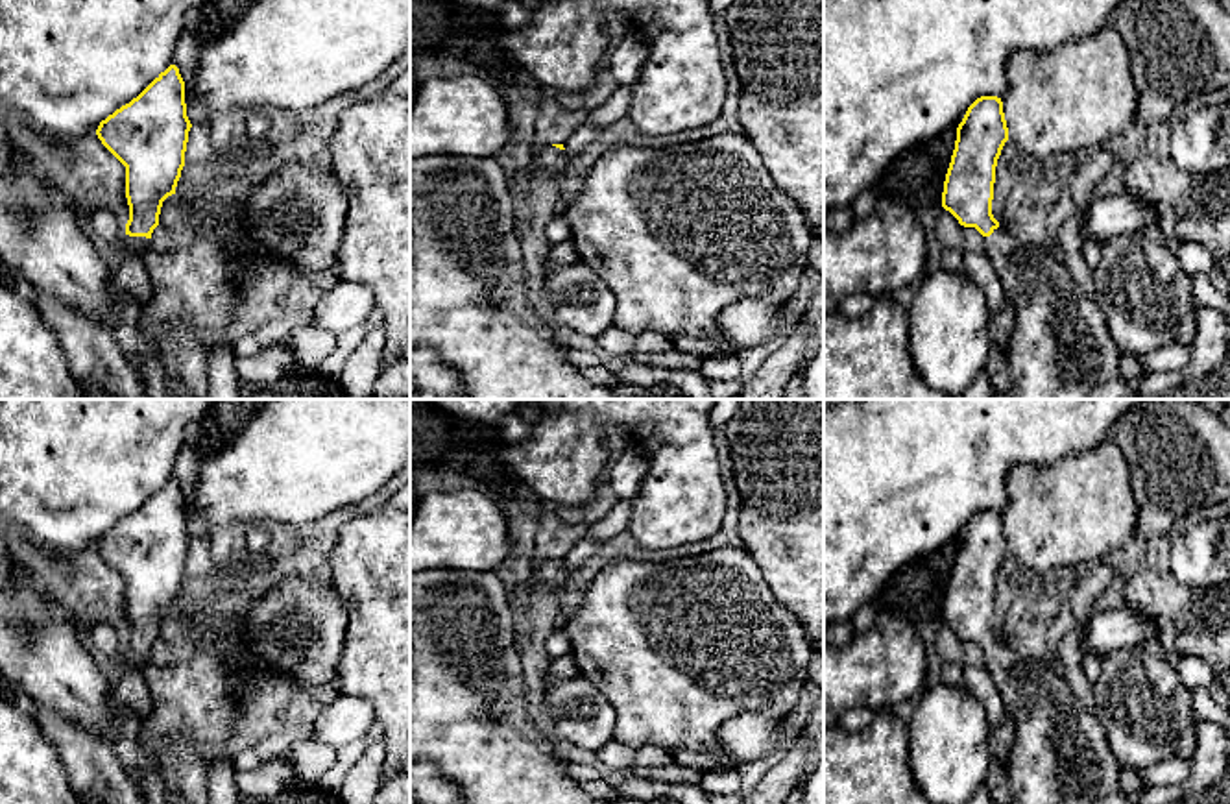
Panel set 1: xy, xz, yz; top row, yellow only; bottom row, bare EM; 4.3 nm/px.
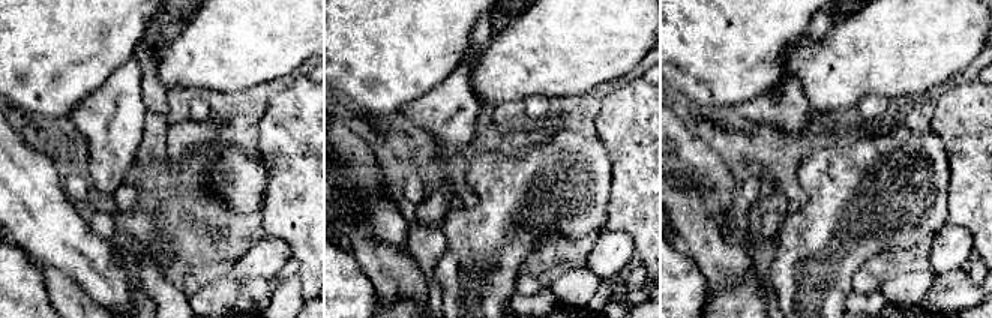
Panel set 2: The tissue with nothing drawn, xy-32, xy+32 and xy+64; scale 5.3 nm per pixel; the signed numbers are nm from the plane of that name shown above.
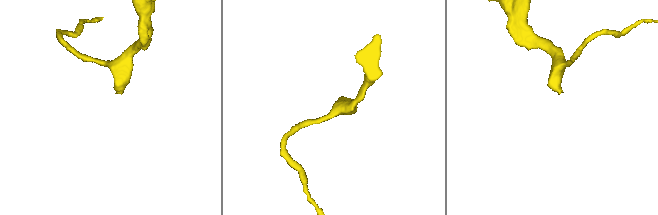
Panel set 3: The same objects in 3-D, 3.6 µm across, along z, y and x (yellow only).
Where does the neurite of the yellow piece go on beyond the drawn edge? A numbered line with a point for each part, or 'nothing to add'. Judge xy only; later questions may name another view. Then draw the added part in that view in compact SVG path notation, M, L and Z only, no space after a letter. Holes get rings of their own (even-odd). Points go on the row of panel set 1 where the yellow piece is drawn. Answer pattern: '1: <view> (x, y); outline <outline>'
1: xy (128, 246); outline M124 233L124 237L120 238L118 246L118 253L126 259L131 255L142 255L146 250L150 250L150 238L146 237L129 237Z

